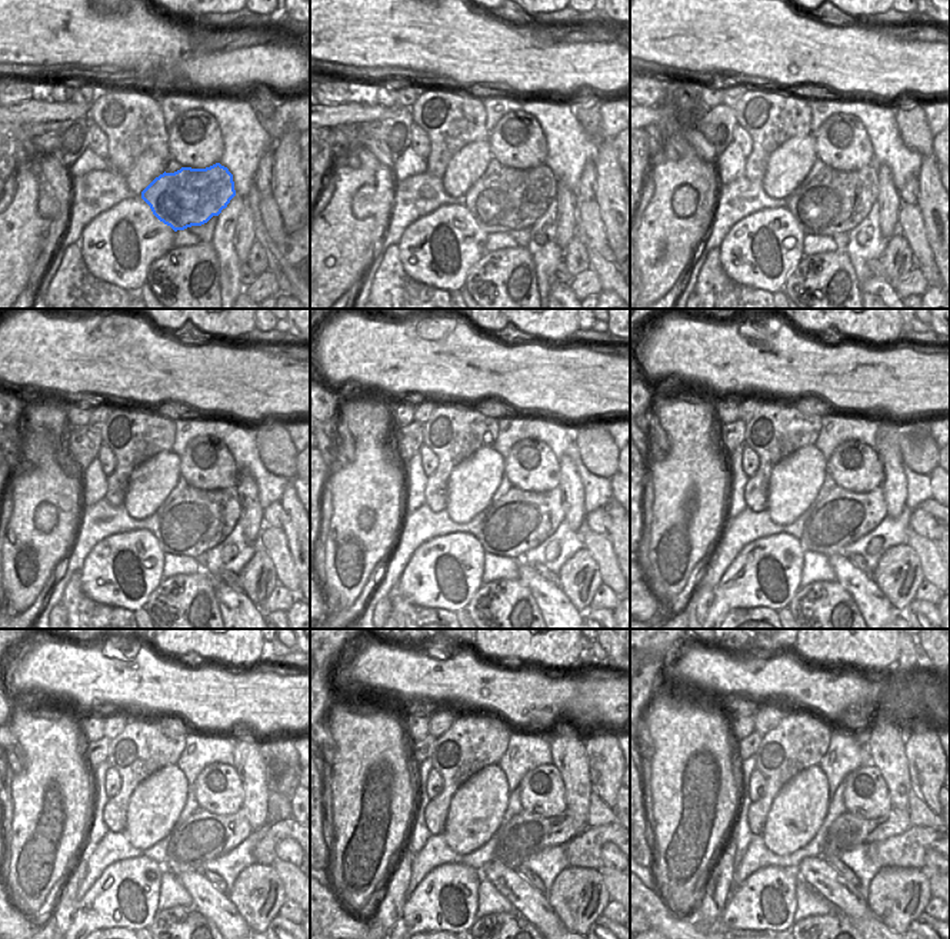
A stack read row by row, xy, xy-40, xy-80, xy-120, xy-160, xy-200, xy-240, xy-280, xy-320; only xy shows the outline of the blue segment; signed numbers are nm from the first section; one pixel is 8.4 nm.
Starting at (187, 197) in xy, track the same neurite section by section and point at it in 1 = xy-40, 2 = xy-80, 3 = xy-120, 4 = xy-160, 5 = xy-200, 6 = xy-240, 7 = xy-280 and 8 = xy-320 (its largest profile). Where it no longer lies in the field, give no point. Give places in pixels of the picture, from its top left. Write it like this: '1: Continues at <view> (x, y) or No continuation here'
1: Continues at xy-40 (512, 199)
2: Continues at xy-80 (833, 202)
3: Continues at xy-120 (196, 520)
4: Continues at xy-160 (520, 520)
5: Continues at xy-200 (842, 518)
6: Continues at xy-240 (204, 836)
7: Continues at xy-280 (526, 833)
8: Continues at xy-320 (846, 832)

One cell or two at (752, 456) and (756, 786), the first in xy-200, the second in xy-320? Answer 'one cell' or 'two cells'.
one cell

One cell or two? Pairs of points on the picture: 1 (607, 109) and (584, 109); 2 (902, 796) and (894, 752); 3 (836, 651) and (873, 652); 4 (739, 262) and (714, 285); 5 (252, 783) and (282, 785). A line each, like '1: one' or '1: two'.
1: two
2: one
3: one
4: two
5: two

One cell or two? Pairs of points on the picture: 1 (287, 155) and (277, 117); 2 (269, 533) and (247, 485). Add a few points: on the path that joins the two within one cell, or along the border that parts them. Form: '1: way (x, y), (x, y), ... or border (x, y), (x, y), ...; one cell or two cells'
1: border (294, 126), (290, 126), (276, 142); two cells
2: border (262, 529), (257, 540); two cells

